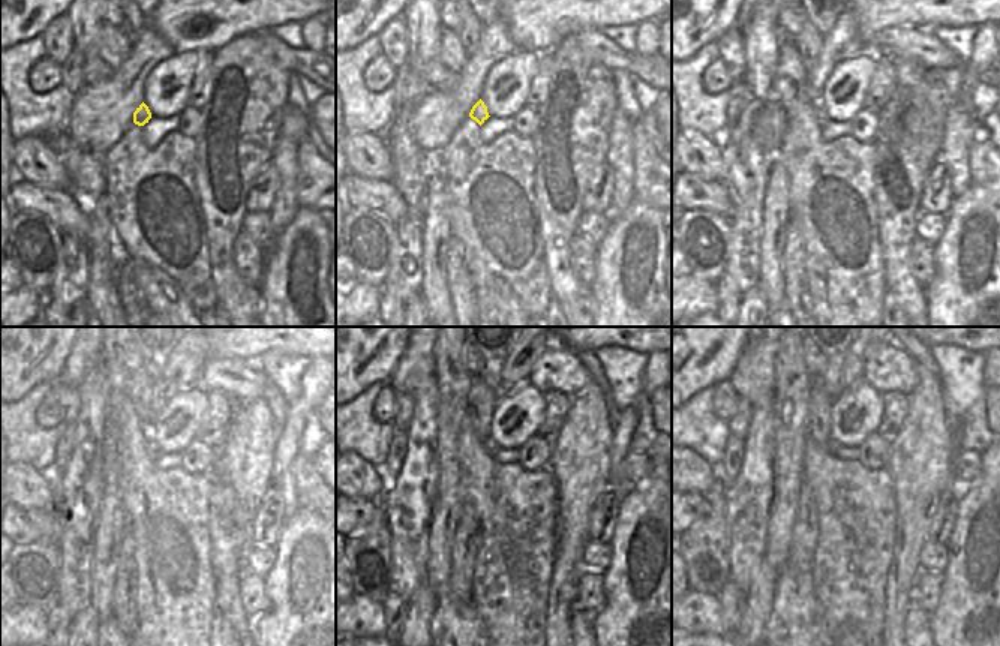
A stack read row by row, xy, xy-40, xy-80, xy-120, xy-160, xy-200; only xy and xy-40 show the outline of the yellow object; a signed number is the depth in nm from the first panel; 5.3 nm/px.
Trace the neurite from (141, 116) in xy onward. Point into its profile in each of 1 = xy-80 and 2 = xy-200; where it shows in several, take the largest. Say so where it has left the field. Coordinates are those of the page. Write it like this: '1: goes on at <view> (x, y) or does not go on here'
1: goes on at xy-80 (820, 113)
2: goes on at xy-200 (831, 447)

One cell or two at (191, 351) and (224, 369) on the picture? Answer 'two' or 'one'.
two

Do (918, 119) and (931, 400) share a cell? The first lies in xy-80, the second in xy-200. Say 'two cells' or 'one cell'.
one cell

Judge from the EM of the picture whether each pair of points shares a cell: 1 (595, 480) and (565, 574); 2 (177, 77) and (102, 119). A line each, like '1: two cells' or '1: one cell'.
1: one cell
2: two cells

